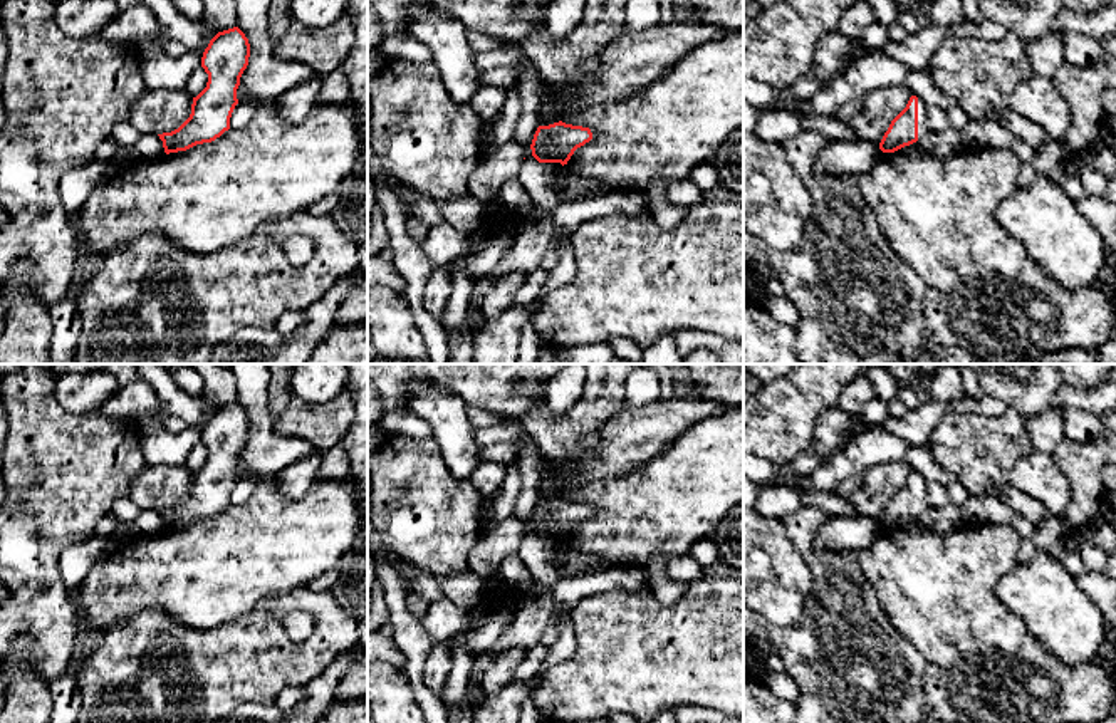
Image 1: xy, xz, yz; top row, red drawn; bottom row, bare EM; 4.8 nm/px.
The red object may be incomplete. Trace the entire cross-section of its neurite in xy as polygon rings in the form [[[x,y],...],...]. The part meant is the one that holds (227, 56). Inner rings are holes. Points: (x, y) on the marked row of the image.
[[[238,27],[218,32],[210,40],[201,57],[201,67],[208,74],[206,87],[193,97],[191,114],[178,129],[158,134],[166,154],[211,143],[230,129],[248,57],[250,44]]]

